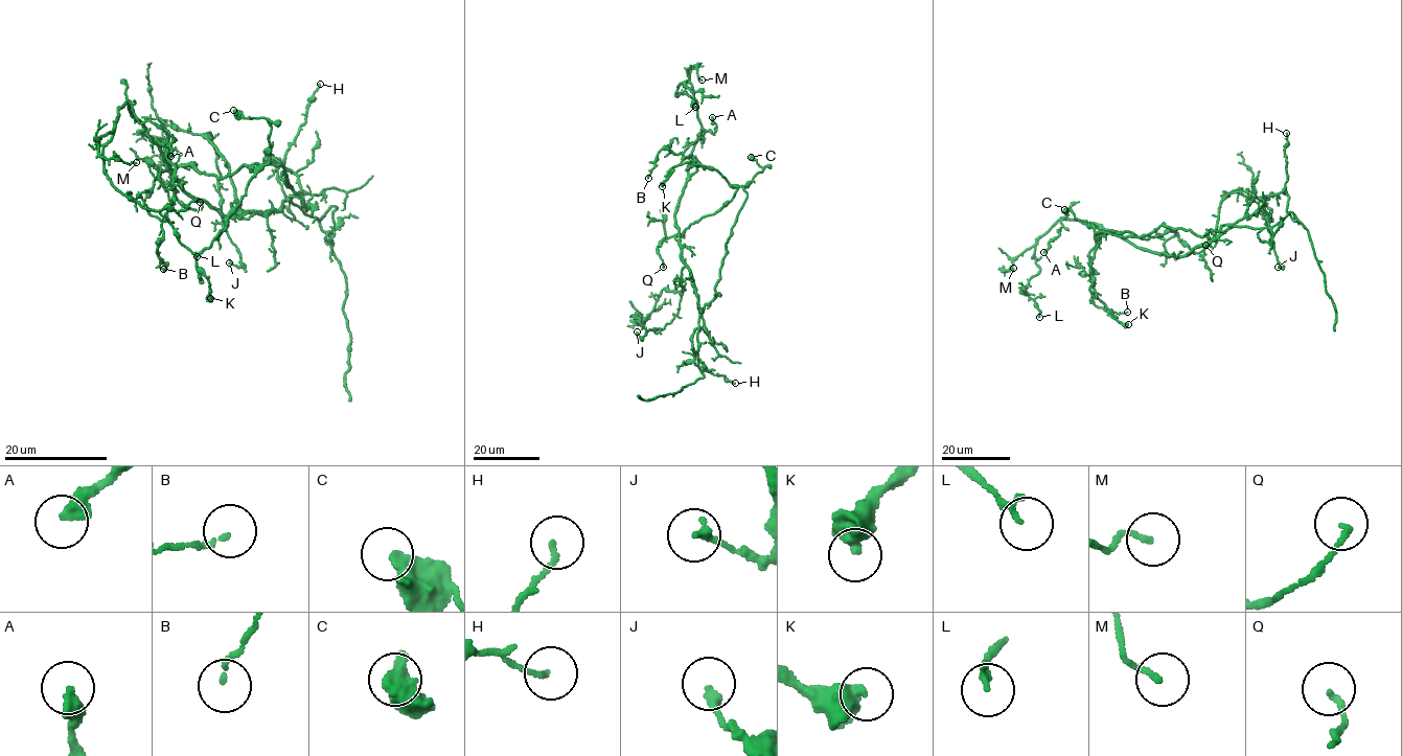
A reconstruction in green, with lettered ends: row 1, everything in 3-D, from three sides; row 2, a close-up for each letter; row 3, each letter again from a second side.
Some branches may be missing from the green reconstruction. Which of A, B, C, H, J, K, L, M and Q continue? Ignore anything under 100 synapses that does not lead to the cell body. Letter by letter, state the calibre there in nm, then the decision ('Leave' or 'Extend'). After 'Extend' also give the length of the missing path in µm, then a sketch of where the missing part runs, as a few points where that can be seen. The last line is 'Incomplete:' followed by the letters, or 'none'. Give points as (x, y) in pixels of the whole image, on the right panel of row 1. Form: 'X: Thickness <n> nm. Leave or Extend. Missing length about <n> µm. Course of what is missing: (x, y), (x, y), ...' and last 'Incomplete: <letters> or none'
A: Thickness 380 nm. Leave
B: Thickness 120 nm. Leave
C: Thickness 550 nm. Leave
H: Thickness 120 nm. Leave
J: Thickness 240 nm. Leave
K: Thickness 550 nm. Leave
L: Thickness 150 nm. Leave
M: Thickness 150 nm. Leave
Q: Thickness 140 nm. Leave
Incomplete: none

